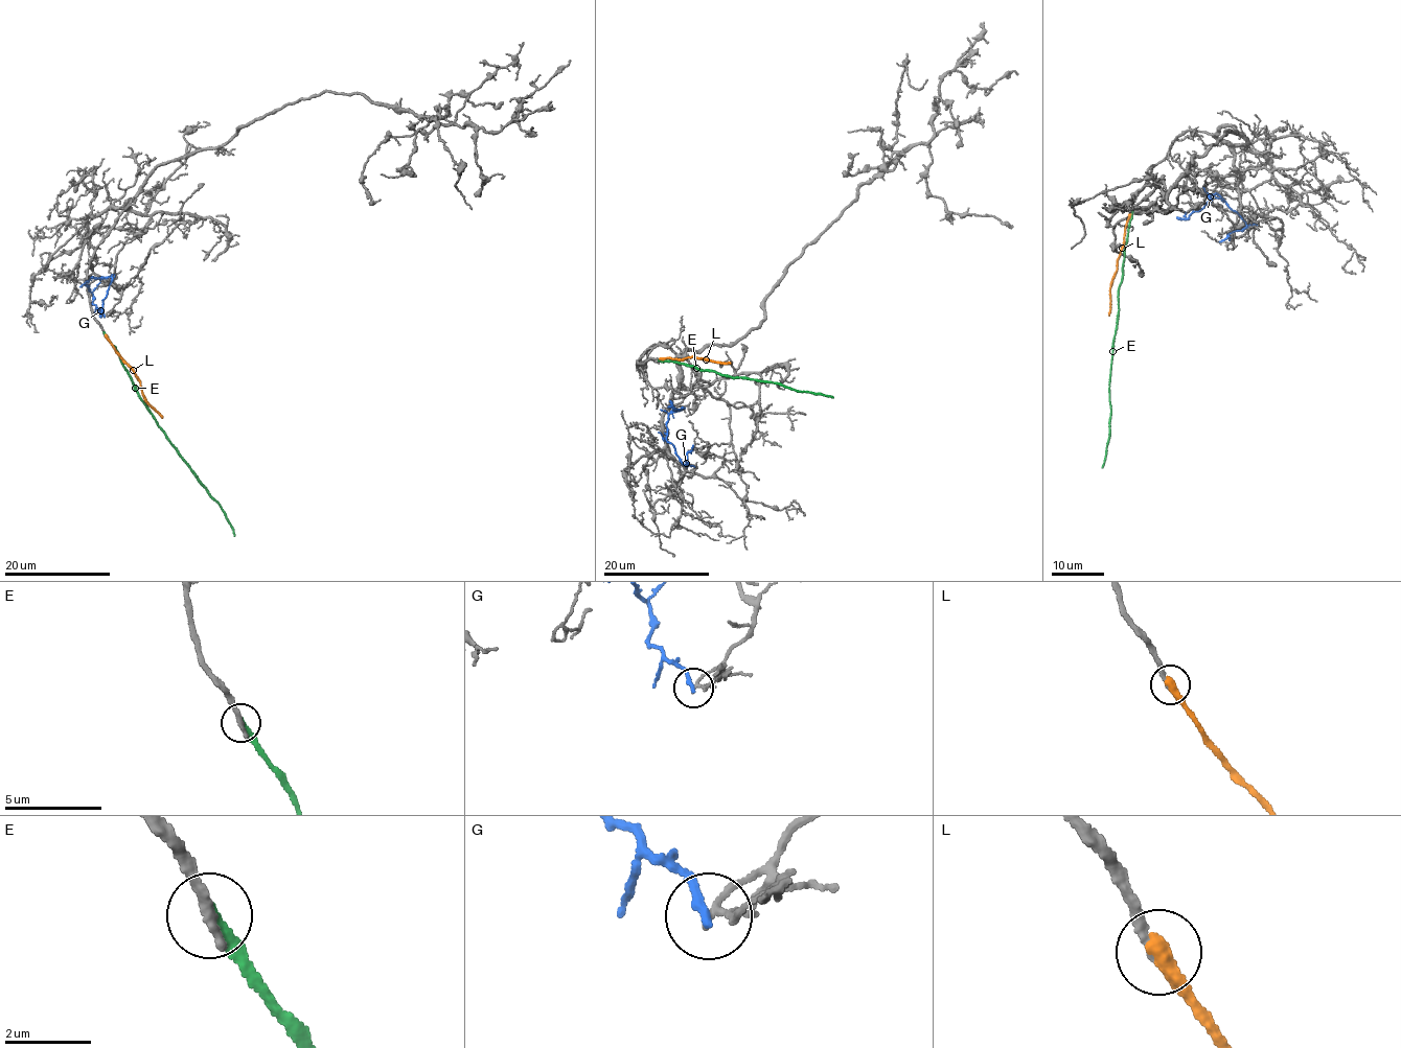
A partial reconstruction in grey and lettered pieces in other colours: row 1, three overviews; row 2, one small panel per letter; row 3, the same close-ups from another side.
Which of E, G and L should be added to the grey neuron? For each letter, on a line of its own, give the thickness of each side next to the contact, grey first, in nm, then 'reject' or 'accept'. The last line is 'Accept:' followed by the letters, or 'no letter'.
E: 300/280 nm | reject
G: 100/200 nm | reject
L: 240/400 nm | accept
Accept: L

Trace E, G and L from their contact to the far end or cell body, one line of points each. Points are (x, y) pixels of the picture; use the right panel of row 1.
E: (1132, 212), (1119, 292), (1108, 386), (1110, 433), (1102, 468)
G: (1220, 241), (1230, 232), (1242, 229), (1245, 223), (1222, 198), (1211, 194), (1204, 208), (1187, 217), (1176, 217)
L: (1128, 214), (1109, 295), (1108, 316)

